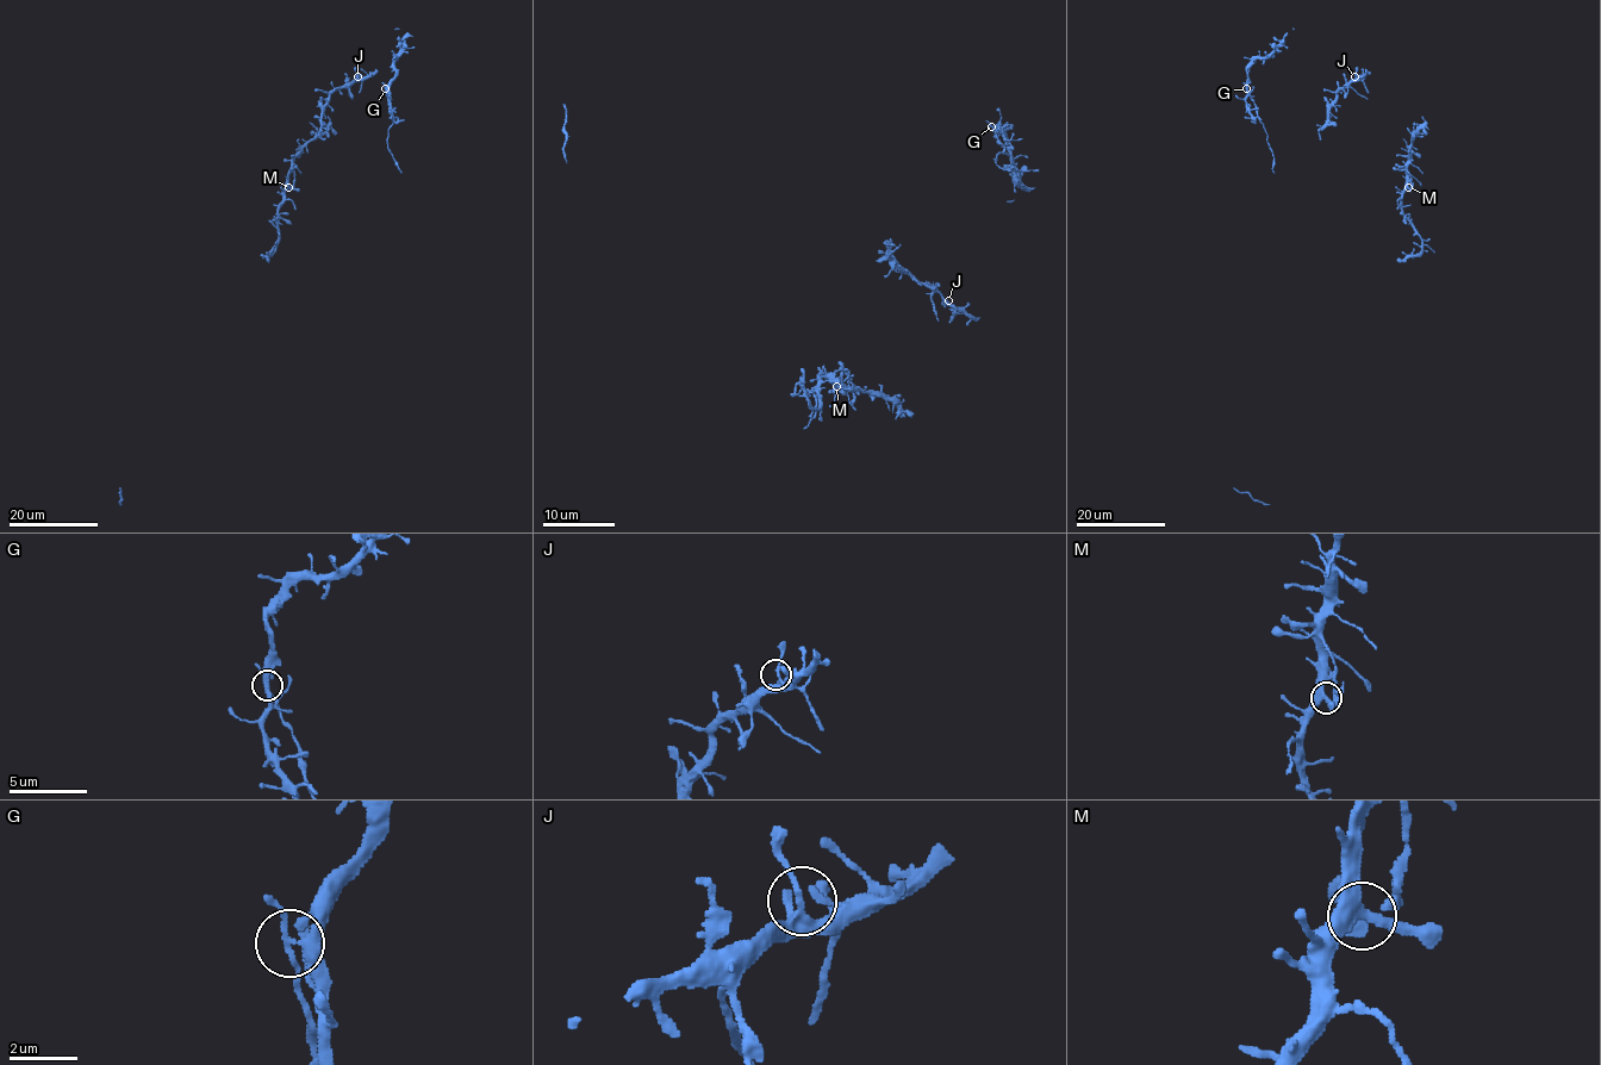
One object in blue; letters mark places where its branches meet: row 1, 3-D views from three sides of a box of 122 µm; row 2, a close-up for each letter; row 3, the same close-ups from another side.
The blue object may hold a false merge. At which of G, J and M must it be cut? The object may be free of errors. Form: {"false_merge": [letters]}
{"false_merge": ["G"]}

